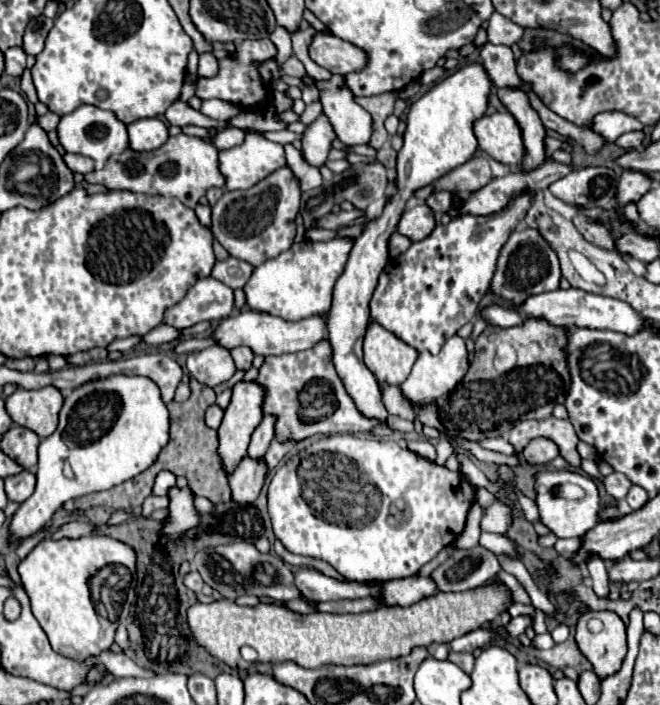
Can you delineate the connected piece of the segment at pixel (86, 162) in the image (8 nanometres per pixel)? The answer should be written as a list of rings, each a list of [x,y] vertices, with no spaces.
[[[64,155],[64,161],[68,163],[68,167],[74,171],[74,173],[82,173],[82,175],[86,175],[86,173],[90,173],[90,171],[94,171],[94,161],[92,159],[88,159],[88,157],[82,157],[82,155]]]

